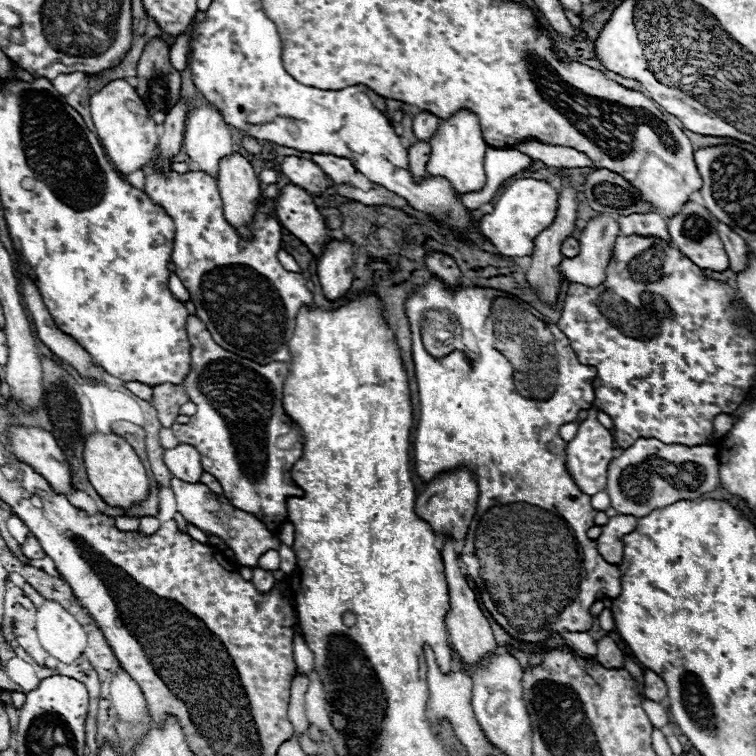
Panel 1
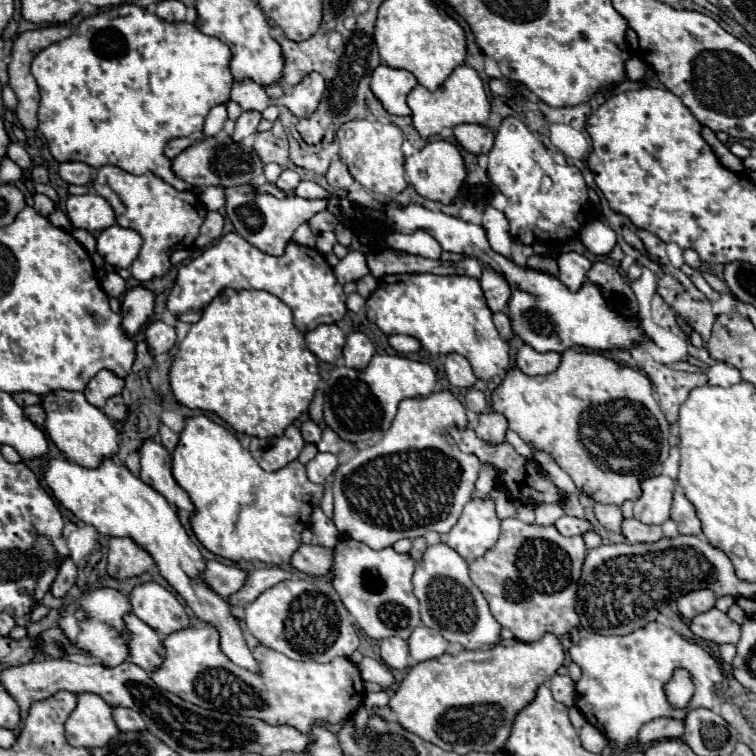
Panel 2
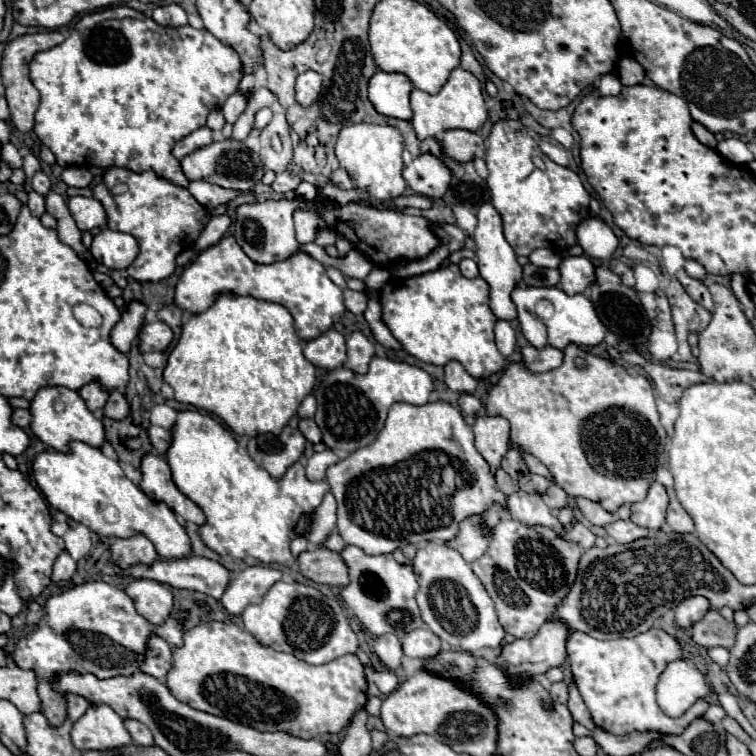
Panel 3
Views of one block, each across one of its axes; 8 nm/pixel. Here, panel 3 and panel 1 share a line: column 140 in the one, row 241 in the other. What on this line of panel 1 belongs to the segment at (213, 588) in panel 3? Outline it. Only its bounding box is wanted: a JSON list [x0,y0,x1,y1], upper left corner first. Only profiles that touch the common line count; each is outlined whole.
[562,236,580,258]

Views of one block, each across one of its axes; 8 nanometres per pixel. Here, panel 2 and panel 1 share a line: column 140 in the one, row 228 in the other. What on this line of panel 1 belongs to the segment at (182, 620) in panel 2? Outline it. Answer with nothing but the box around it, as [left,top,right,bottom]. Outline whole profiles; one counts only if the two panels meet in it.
[560,214,620,286]

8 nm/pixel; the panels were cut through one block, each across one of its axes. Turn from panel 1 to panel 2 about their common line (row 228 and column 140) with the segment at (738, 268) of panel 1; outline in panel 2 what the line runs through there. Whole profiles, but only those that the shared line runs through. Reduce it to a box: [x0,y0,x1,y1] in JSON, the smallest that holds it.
[112,708,146,732]

